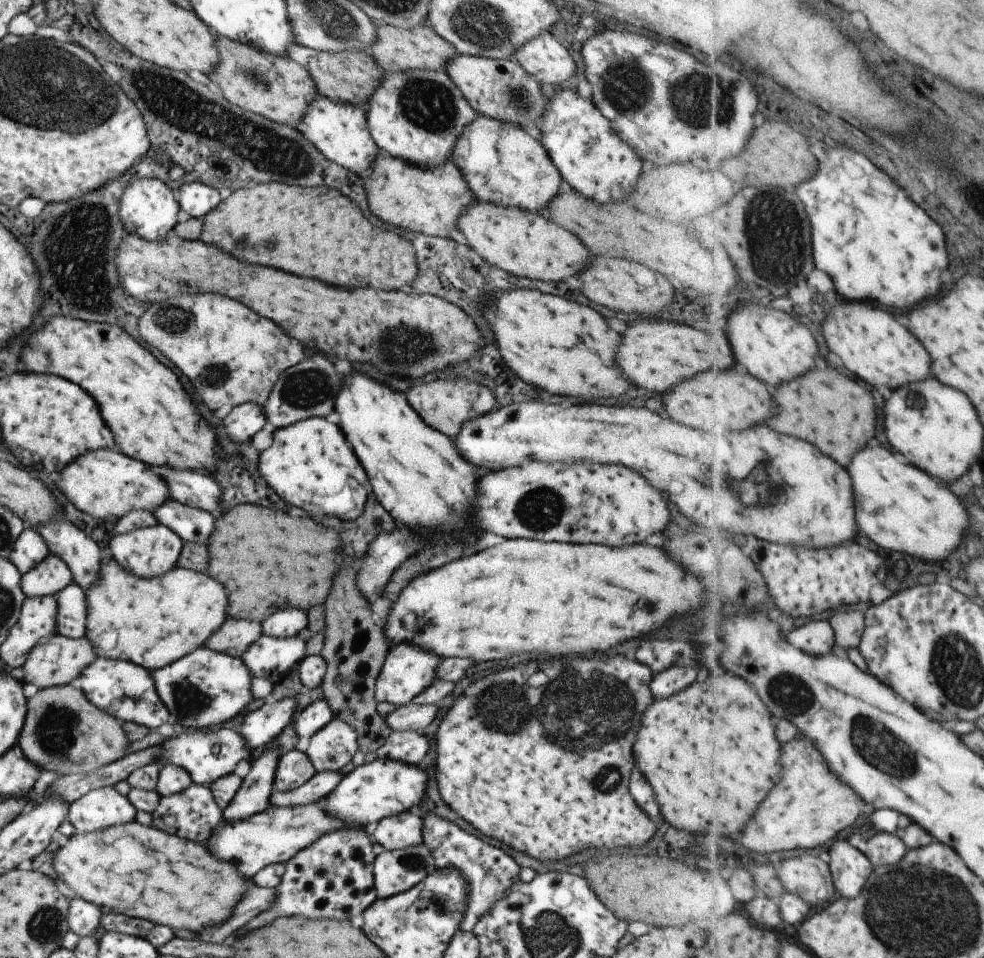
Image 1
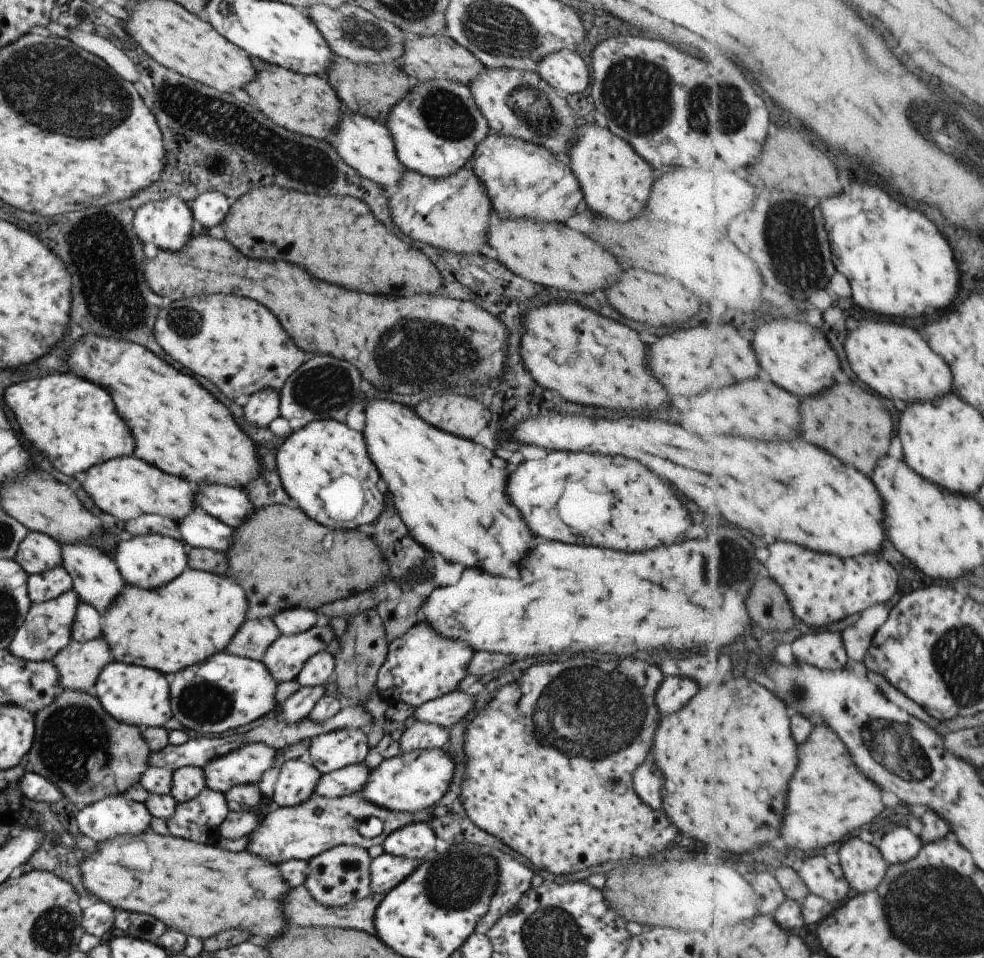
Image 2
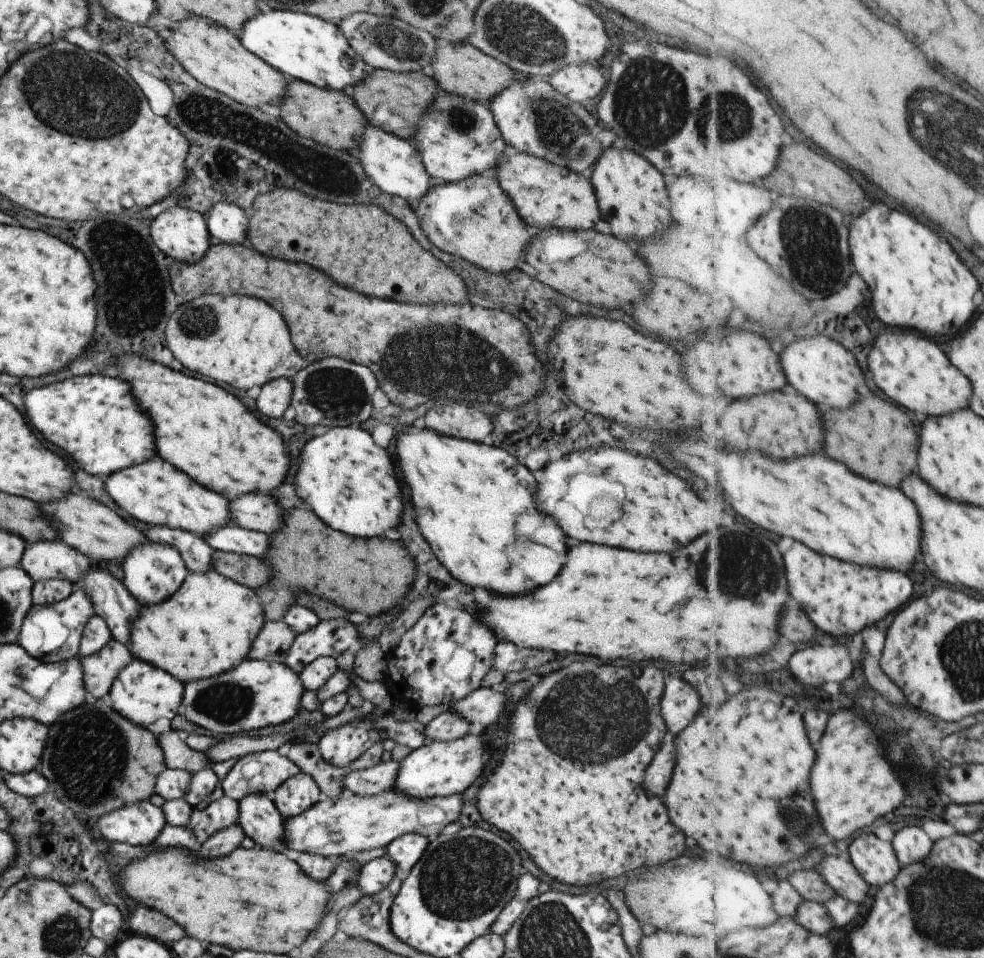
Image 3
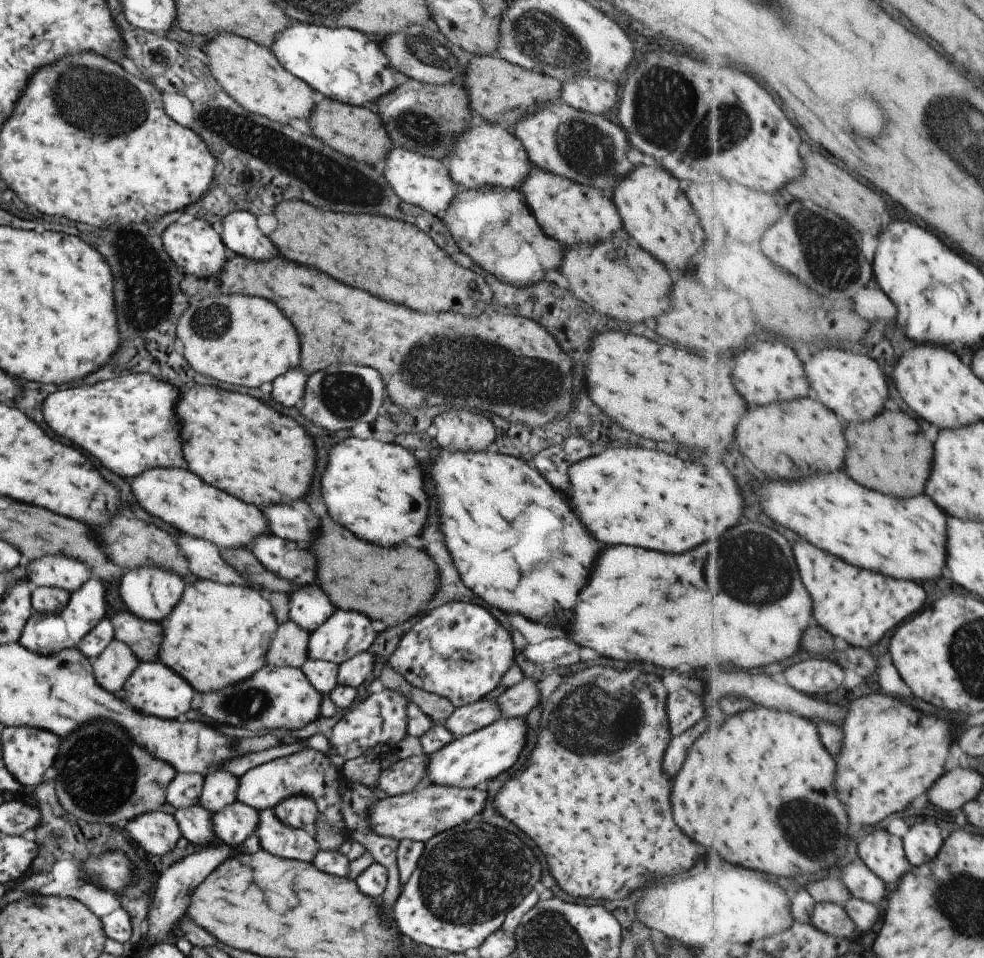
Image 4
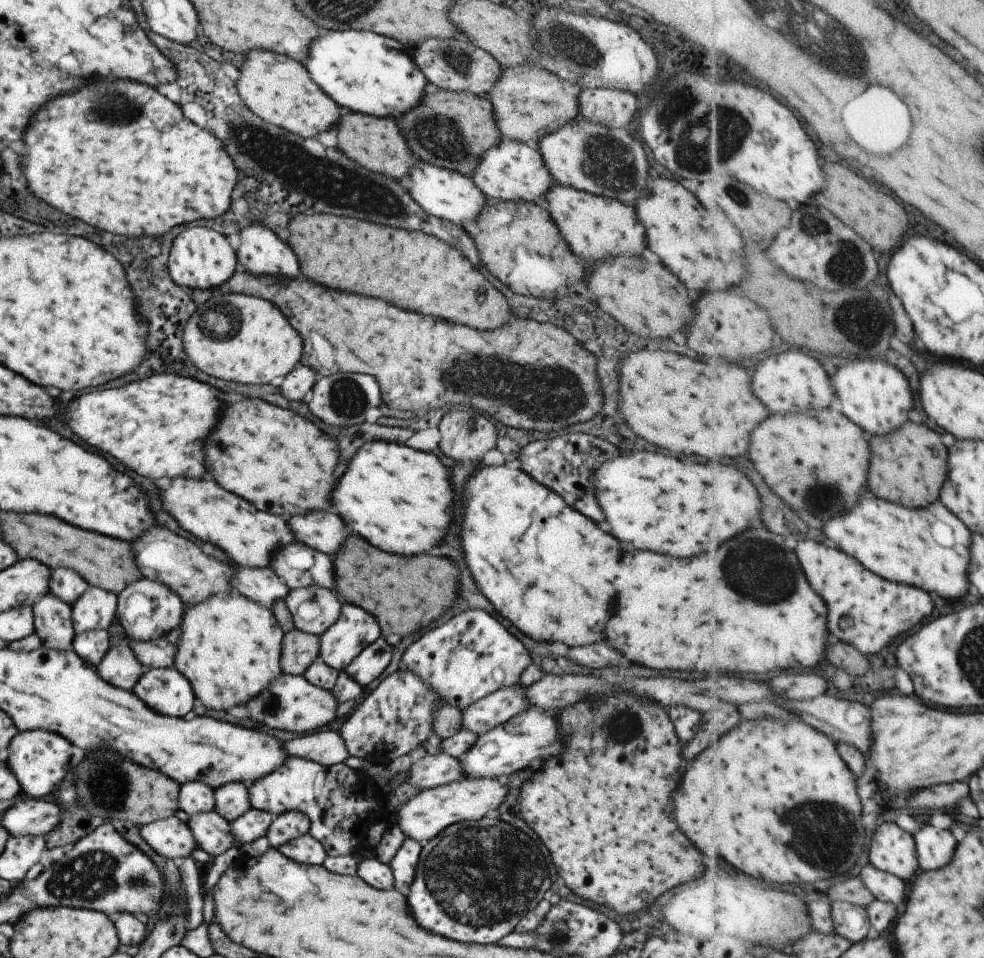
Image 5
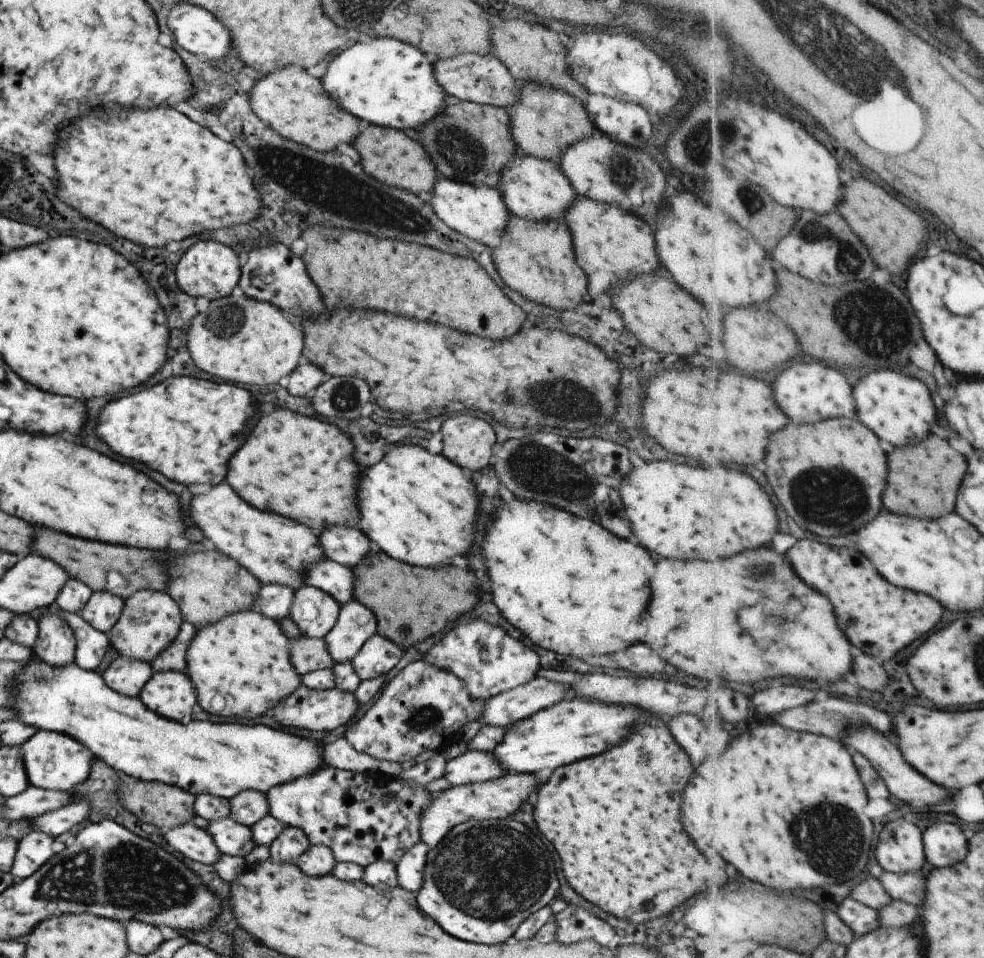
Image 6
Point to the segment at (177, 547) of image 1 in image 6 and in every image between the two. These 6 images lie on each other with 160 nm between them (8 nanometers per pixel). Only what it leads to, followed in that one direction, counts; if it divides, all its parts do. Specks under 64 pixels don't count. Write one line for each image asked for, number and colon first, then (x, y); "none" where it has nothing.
2: (148, 561)
3: (152, 572)
4: (149, 593)
5: (146, 610)
6: (149, 620)

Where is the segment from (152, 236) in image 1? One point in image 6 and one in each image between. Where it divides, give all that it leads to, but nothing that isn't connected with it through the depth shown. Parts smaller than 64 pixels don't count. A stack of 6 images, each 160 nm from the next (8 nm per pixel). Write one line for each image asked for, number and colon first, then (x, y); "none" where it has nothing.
2: (166, 223)
3: (181, 233)
4: (193, 245)
5: (200, 258)
6: (209, 269)

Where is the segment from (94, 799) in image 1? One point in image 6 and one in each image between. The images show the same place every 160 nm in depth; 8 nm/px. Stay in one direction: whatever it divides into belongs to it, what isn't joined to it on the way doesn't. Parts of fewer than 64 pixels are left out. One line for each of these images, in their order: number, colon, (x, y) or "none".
2: (113, 815)
3: (139, 824)
4: (156, 832)
5: (169, 837)
6: (196, 844)

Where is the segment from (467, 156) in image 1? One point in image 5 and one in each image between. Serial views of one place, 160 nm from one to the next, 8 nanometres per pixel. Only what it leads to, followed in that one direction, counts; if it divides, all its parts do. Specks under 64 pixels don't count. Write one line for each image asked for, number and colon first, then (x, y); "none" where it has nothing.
2: (522, 180)
3: (546, 196)
4: (559, 207)
5: (593, 227)

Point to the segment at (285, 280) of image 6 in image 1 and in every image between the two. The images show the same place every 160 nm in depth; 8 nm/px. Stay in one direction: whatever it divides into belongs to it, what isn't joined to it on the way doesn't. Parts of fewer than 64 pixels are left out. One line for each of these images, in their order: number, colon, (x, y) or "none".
1: (197, 200)
2: (209, 209)
3: (226, 223)
4: (241, 233)
5: (260, 252)

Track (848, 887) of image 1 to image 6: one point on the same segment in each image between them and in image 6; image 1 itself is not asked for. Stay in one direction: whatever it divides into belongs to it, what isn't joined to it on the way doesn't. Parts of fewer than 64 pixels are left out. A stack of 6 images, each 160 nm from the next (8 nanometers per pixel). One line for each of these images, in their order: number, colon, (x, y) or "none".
2: (865, 866)
3: (878, 861)
4: (885, 853)
5: (894, 850)
6: (901, 849)

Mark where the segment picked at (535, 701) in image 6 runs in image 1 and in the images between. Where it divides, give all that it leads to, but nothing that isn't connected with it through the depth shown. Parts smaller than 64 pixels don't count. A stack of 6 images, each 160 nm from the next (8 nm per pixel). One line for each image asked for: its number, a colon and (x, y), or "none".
1: (409, 747)
2: (421, 735)
3: (447, 726)
4: (470, 717)
5: (490, 711)

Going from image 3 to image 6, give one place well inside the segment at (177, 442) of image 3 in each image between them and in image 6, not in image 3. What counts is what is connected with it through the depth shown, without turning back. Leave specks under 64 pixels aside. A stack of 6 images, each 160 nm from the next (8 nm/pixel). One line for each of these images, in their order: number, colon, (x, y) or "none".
4: (245, 448)
5: (281, 463)
6: (301, 468)

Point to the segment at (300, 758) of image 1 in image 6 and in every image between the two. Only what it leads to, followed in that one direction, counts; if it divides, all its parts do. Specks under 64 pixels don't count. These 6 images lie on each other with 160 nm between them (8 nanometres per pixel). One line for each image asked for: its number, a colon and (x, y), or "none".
2: (296, 781)
3: (298, 793)
4: (297, 811)
5: (285, 827)
6: (291, 843)

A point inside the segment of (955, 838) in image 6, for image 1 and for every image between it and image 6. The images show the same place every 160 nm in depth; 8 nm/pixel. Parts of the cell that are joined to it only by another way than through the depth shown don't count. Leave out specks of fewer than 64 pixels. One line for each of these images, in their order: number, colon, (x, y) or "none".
1: (882, 848)
2: (900, 845)
3: (912, 844)
4: (923, 842)
5: (936, 847)

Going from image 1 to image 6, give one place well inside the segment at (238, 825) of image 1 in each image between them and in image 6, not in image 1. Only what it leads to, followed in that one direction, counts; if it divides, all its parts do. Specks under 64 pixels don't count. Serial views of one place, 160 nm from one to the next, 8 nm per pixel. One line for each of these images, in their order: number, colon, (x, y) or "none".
2: (303, 831)
3: (331, 827)
4: (428, 809)
5: (422, 817)
6: (498, 798)

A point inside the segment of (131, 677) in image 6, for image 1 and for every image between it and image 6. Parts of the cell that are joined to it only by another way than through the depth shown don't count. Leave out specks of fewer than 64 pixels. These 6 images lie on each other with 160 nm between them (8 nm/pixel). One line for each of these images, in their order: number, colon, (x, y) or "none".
1: (57, 661)
2: (78, 663)
3: (99, 669)
4: (112, 667)
5: (119, 667)

